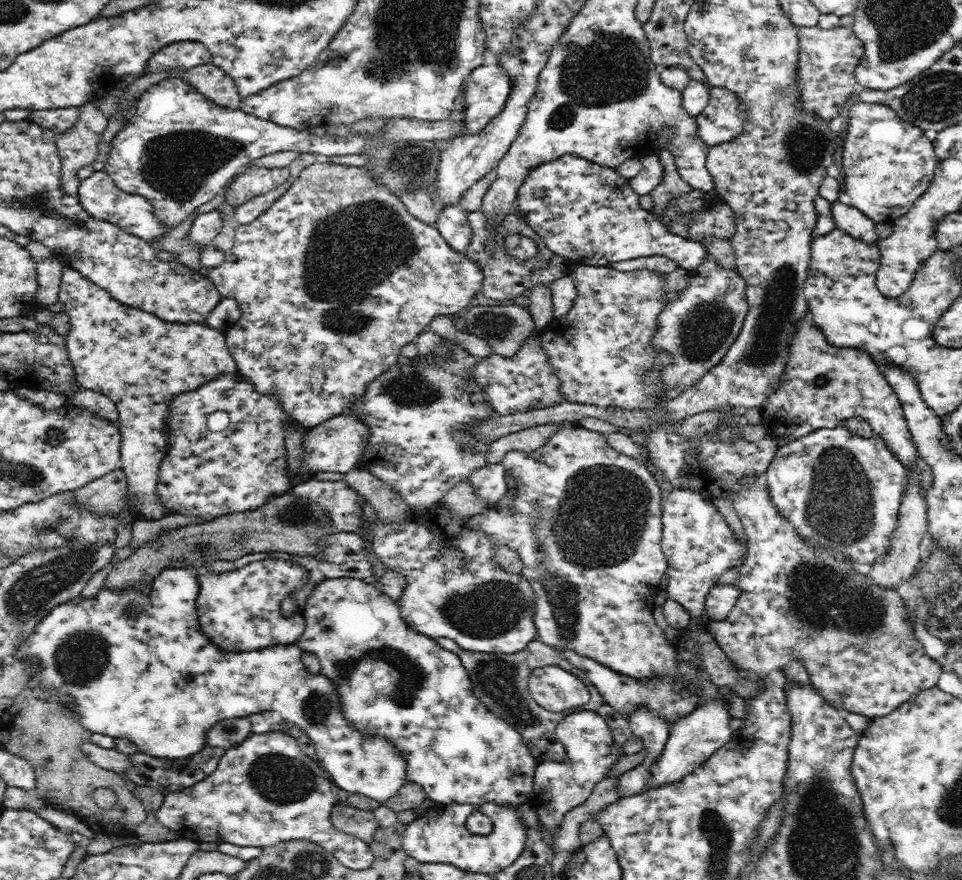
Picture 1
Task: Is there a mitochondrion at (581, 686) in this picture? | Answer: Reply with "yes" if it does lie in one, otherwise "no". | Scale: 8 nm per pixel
no

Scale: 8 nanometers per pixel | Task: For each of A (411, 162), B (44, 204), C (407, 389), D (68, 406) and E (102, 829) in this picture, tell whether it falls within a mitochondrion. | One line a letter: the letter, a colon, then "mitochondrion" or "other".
A: mitochondrion
B: mitochondrion
C: mitochondrion
D: other
E: other

